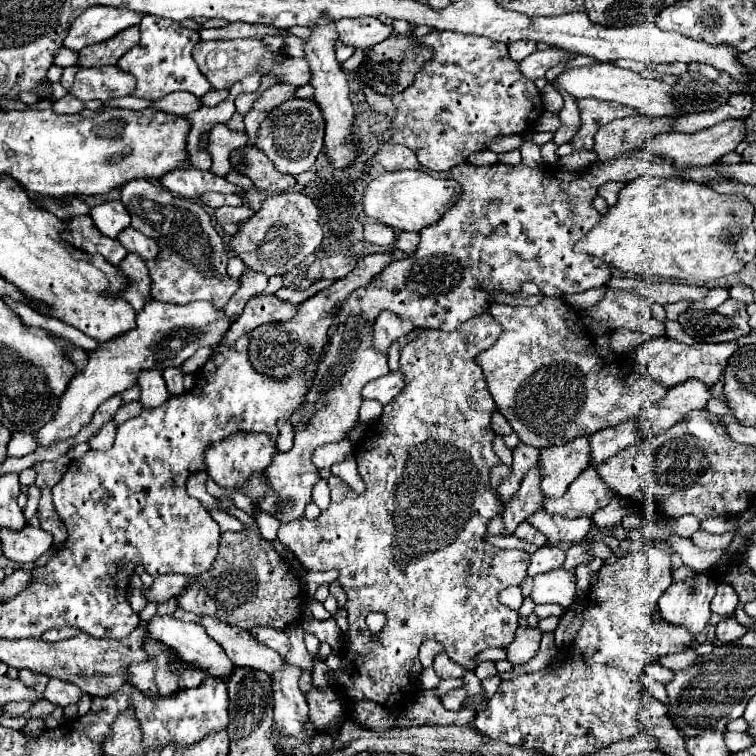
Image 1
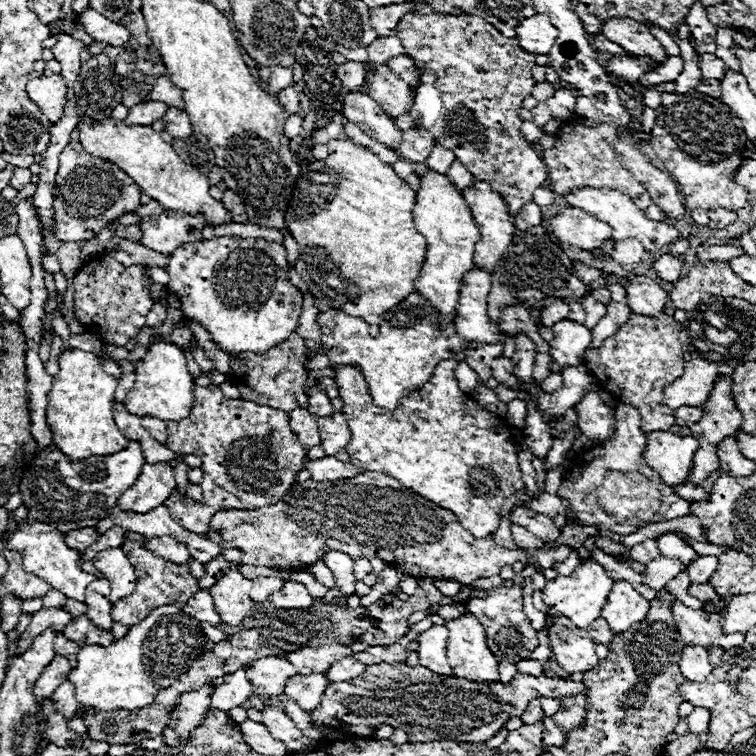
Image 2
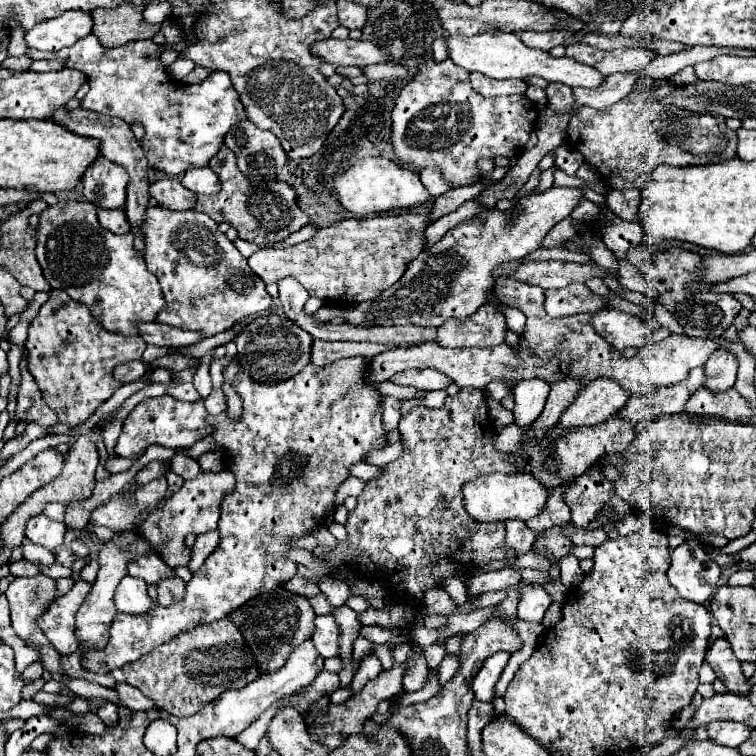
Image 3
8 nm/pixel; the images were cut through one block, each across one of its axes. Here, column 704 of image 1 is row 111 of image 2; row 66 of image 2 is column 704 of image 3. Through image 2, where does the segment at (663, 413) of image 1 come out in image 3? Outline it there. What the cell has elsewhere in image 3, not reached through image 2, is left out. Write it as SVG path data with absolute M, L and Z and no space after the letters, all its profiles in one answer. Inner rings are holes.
M716 350L708 362L704 364L706 380L702 382L702 388L708 388L710 392L726 392L734 386L738 372L738 362L730 350Z

